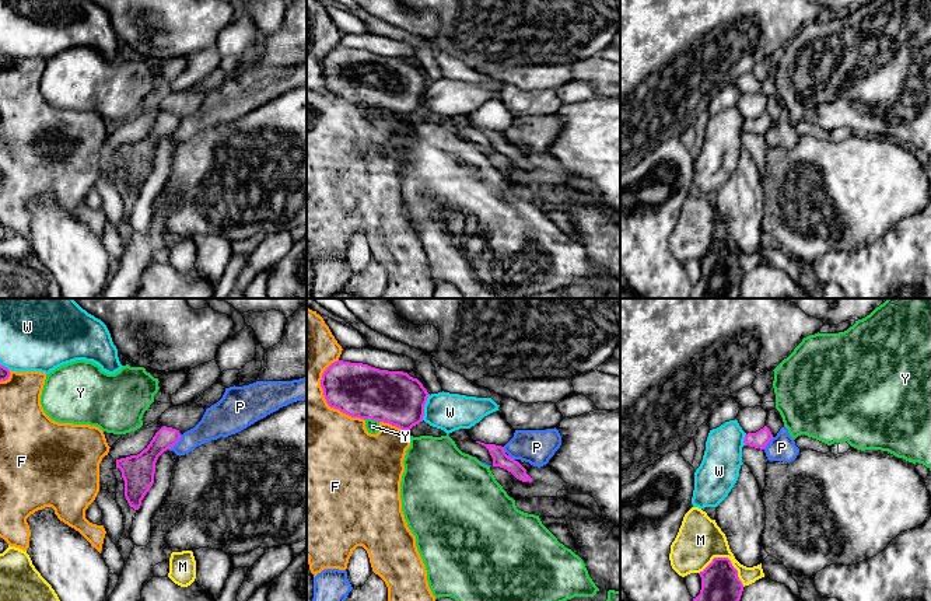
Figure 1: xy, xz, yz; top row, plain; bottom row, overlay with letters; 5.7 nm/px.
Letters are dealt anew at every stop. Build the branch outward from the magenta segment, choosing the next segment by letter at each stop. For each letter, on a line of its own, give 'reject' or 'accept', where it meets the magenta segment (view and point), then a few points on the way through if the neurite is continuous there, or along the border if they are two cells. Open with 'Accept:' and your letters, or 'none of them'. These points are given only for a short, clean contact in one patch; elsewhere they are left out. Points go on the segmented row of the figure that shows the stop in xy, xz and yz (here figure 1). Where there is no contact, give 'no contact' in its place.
Accept: none of them
F: reject; contact xz (325, 398)
M: reject; contact yz (727, 558)
P: reject; contact xy (175, 443); border xy (181, 434), (168, 448)
W: reject; contact xz (423, 406)
Y: reject; contact xz (371, 418)

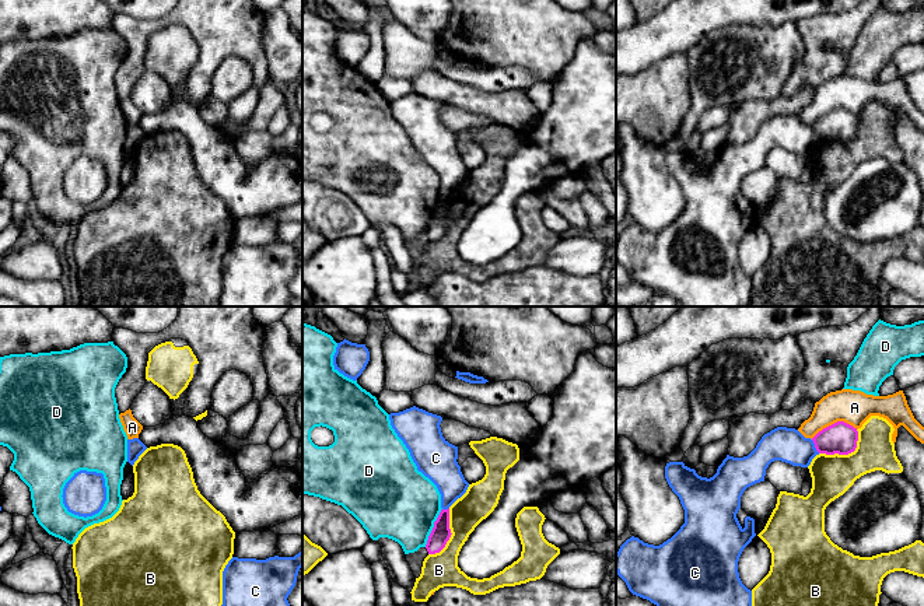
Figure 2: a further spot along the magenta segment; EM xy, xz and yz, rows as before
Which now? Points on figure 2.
Accept: none of them
A: reject; contact yz (835, 423)
B: reject; contact yz (846, 454)
C: reject; contact yz (815, 447); border yz (811, 440), (819, 452)
D: reject; contact xz (433, 528)

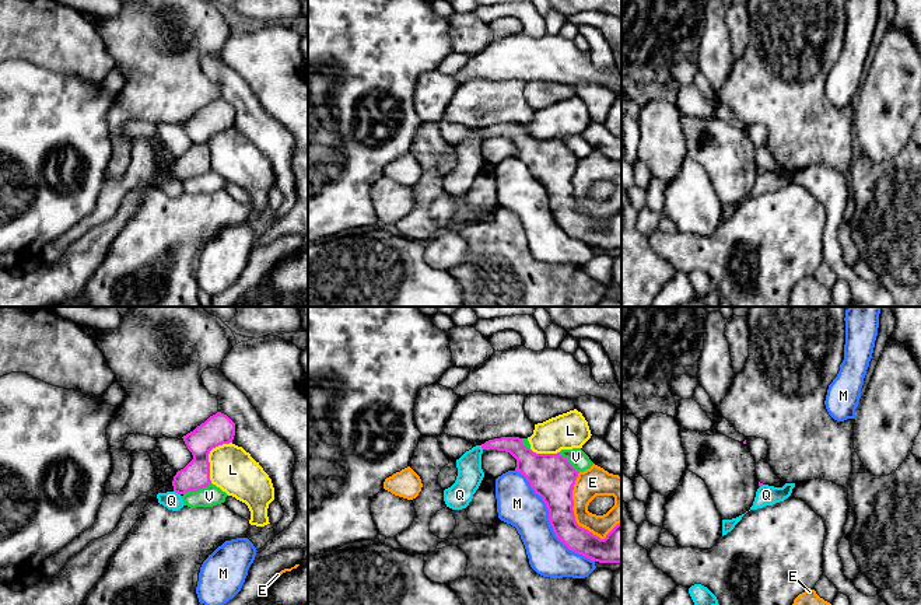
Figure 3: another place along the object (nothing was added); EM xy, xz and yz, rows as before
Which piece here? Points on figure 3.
Accept: none of them
E: reject; contact xz (573, 511)
L: reject; contact xy (207, 457)
M: reject; contact xz (549, 520)
Q: reject; contact xy (177, 492); border xy (174, 490), (179, 495)
V: reject; contact xy (196, 489)

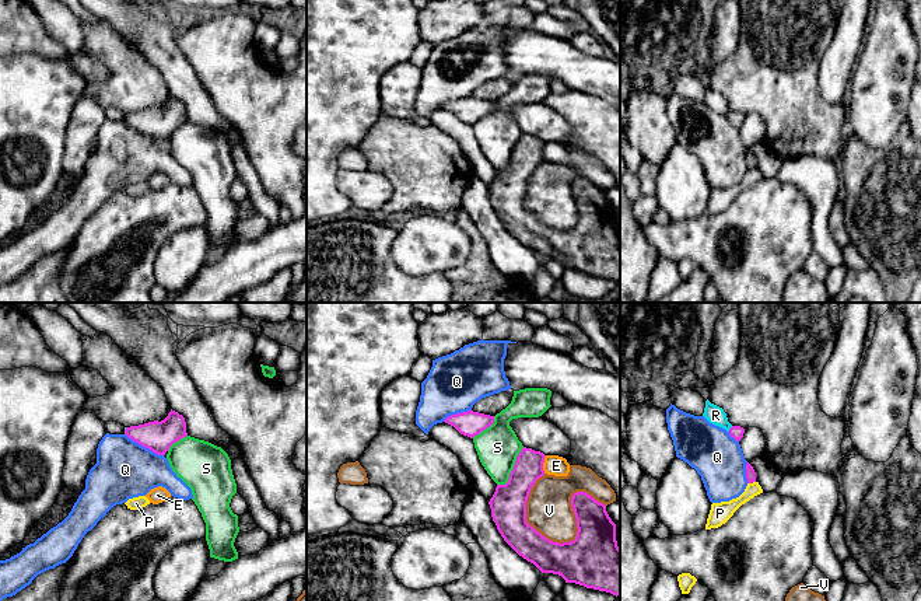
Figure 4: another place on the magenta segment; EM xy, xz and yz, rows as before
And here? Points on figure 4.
Accept: R
E: reject; contact xz (542, 464)
P: reject; contact yz (750, 482); border yz (755, 481), (748, 484)
Q: reject; contact xy (144, 446)
R: accept; contact yz (729, 429); way yz (736, 432), (729, 429), (715, 415)
S: reject; contact xz (512, 470)
V: reject; contact xz (577, 526)

